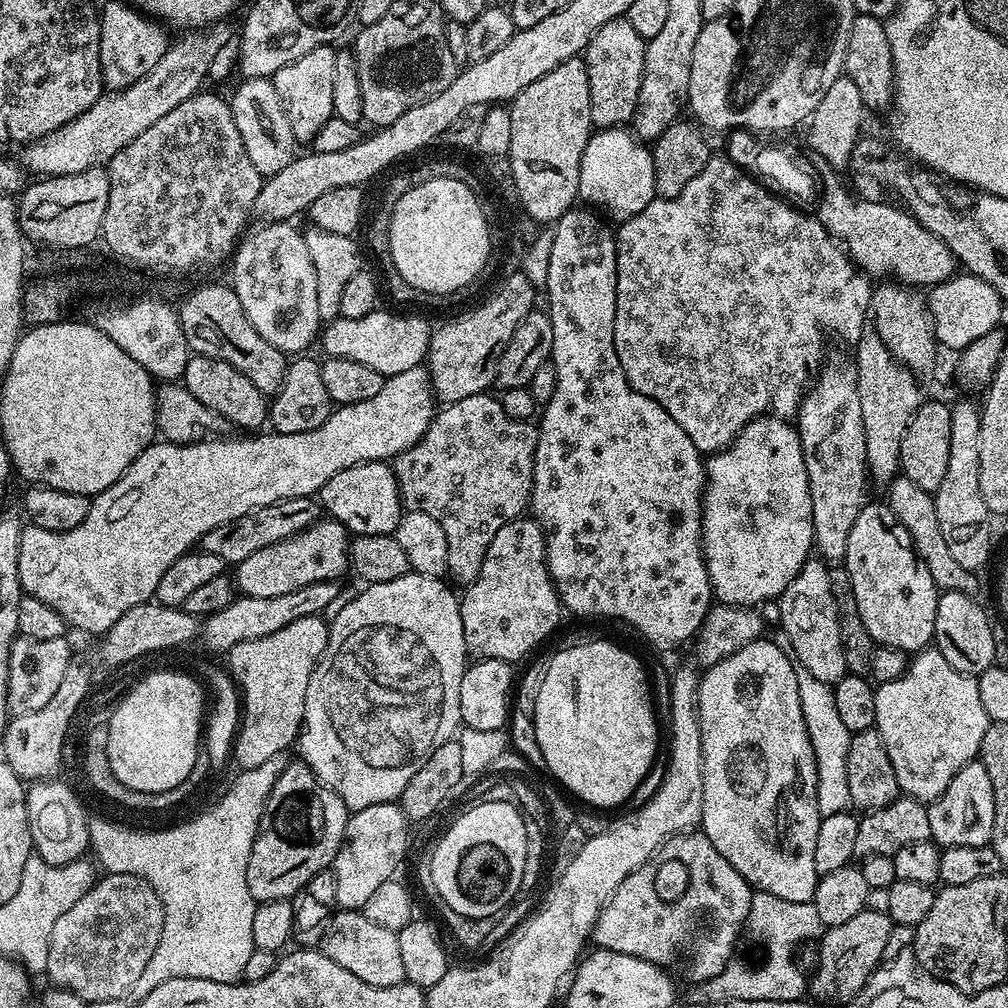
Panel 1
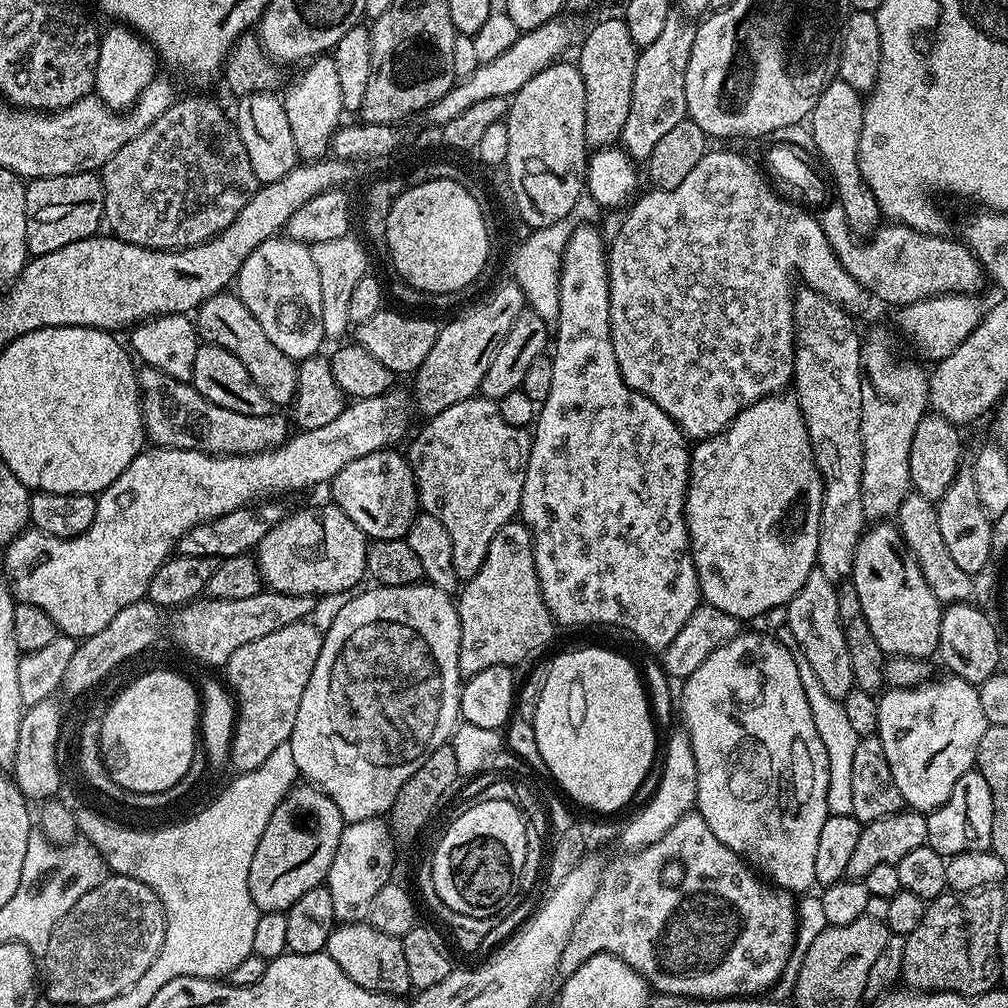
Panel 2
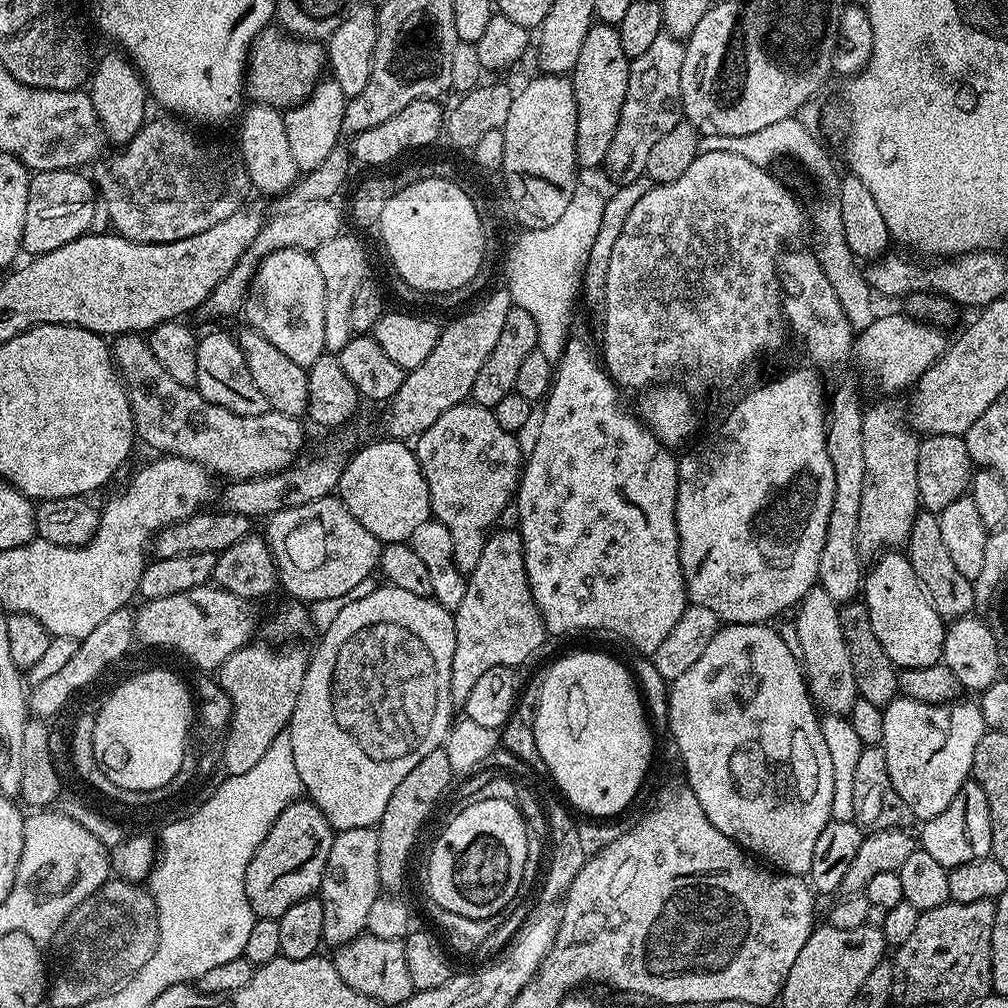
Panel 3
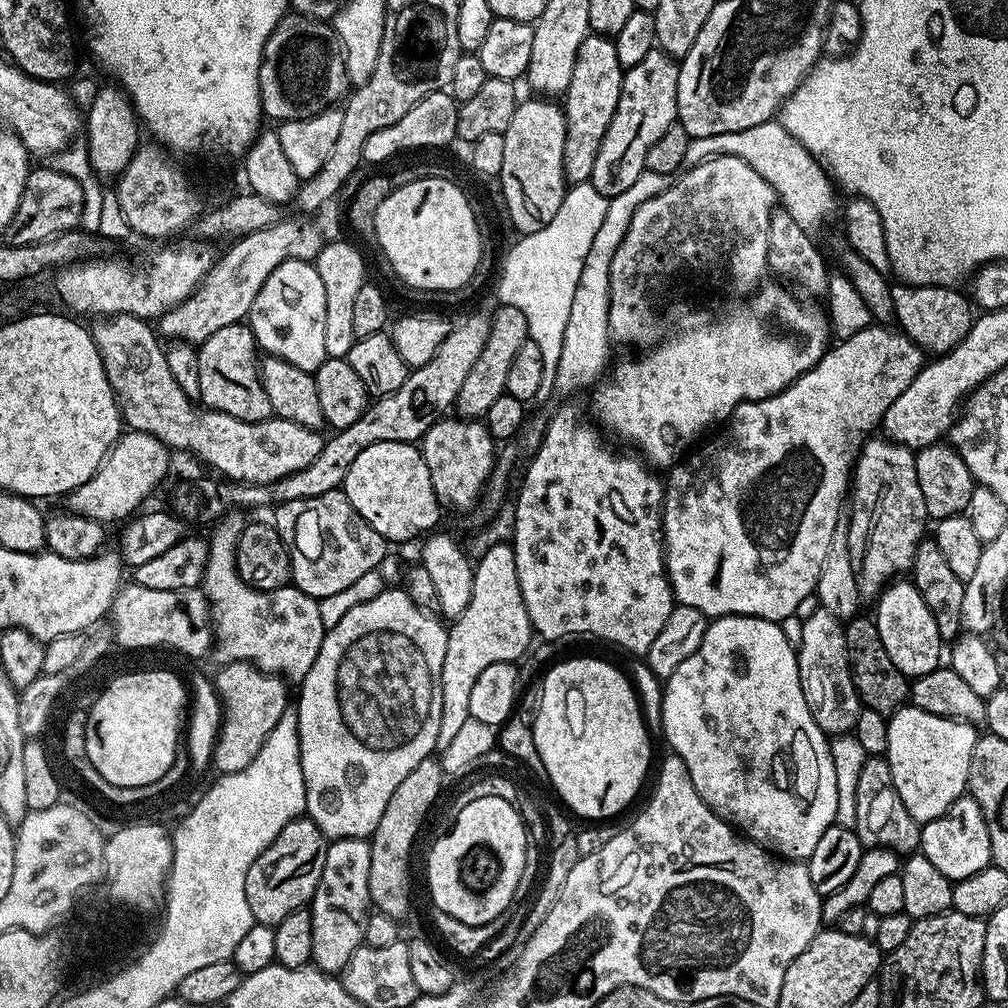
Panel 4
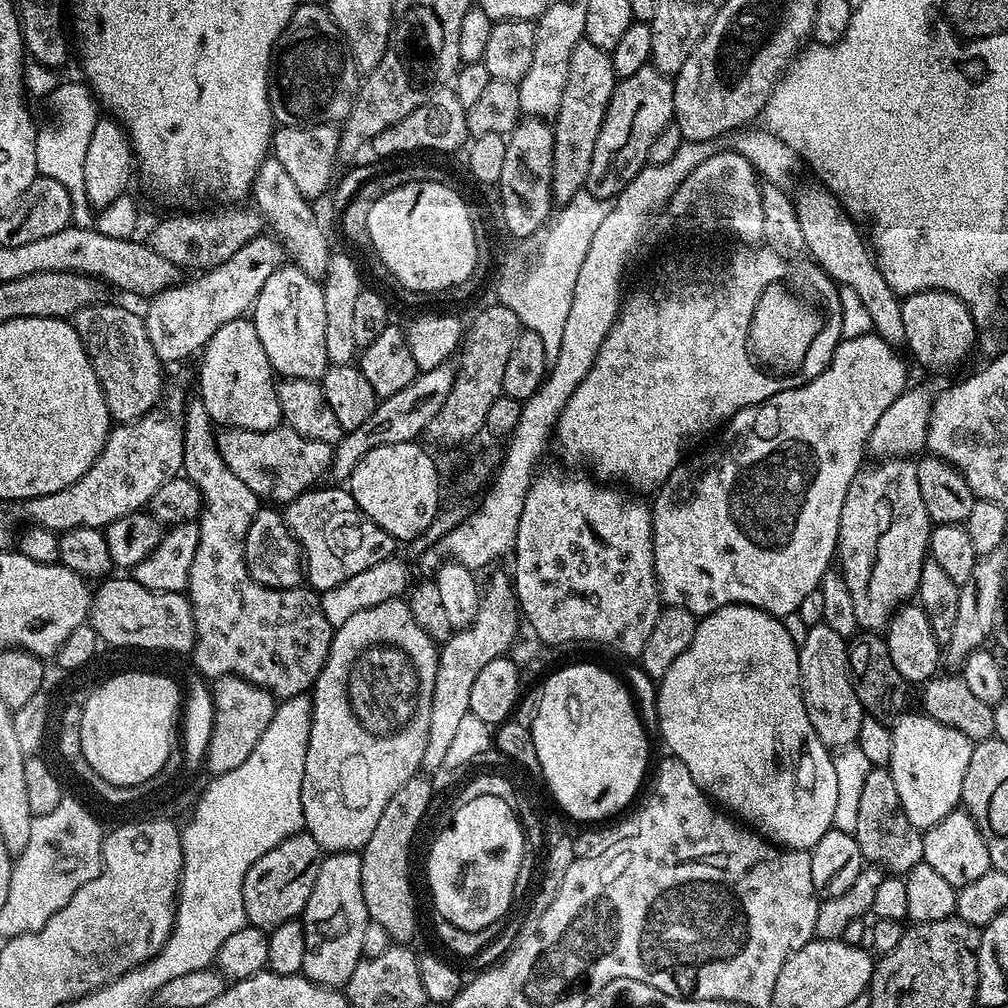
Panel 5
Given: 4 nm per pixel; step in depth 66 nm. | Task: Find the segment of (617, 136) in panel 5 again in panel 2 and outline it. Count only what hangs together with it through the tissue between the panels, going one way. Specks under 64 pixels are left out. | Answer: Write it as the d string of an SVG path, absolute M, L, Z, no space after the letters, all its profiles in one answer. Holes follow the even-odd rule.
M674 10L670 18L666 18L666 26L658 39L639 49L634 66L634 94L630 94L630 115L619 139L633 161L646 162L655 144L688 115L686 62L690 62L690 50L694 50L696 30L697 25L683 11Z

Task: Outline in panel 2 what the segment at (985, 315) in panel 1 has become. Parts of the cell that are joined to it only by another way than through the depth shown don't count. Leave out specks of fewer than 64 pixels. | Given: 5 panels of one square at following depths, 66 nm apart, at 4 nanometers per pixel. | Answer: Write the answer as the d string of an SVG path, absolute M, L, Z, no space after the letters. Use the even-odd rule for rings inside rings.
M948 292L944 296L931 296L929 300L919 300L913 304L903 305L896 316L900 328L912 339L912 344L924 356L929 356L932 362L939 362L957 350L962 342L969 338L970 334L978 326L986 311L986 304L980 301L981 297L967 292Z

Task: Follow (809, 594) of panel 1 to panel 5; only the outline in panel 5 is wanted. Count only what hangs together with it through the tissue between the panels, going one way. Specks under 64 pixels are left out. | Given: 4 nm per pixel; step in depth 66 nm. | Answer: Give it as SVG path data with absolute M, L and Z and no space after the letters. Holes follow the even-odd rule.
M816 622L809 627L806 642L798 647L800 689L810 726L814 726L814 734L818 734L818 738L822 738L822 742L830 750L855 745L858 730L862 727L862 718L866 713L858 702L858 694L854 694L852 673L848 671L848 640L830 630L830 626Z

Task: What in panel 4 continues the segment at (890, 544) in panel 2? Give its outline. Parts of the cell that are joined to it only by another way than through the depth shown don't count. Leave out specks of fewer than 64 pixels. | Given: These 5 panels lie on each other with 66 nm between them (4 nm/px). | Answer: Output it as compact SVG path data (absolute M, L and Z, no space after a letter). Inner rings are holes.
M911 579L893 580L875 597L874 604L874 619L878 626L878 634L882 638L882 646L886 646L886 654L890 654L894 666L898 666L898 670L902 670L904 676L915 678L922 674L930 674L930 670L941 667L942 641L938 634L938 625L934 623L934 614L930 614L930 606L922 602L922 594L918 594Z

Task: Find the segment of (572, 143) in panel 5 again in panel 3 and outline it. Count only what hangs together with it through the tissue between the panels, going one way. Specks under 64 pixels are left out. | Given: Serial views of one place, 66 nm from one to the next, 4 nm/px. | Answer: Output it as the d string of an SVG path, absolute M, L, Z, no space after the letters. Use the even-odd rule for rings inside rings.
M593 23L592 29L582 41L578 62L572 67L570 79L574 90L574 102L578 106L578 134L576 135L576 163L581 169L600 168L610 150L610 138L622 114L622 102L626 102L626 86L630 78L630 58L622 50L619 27Z

